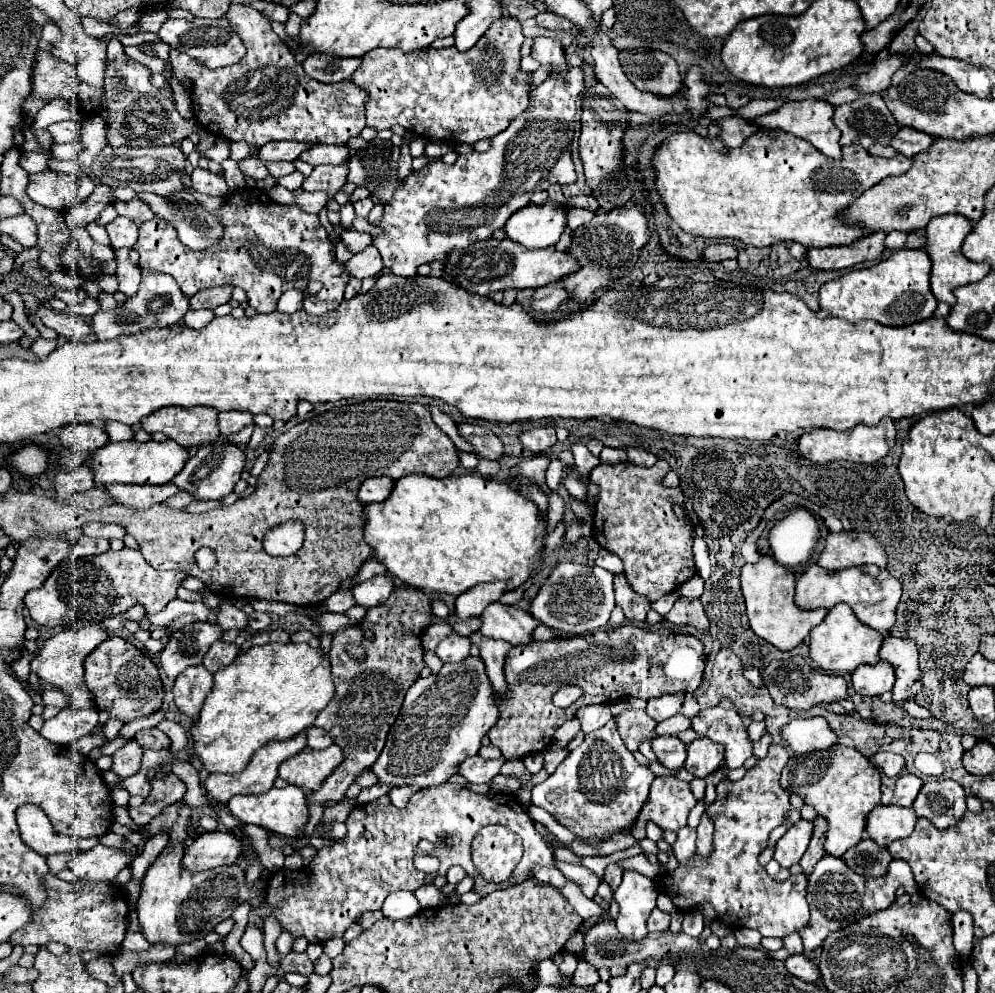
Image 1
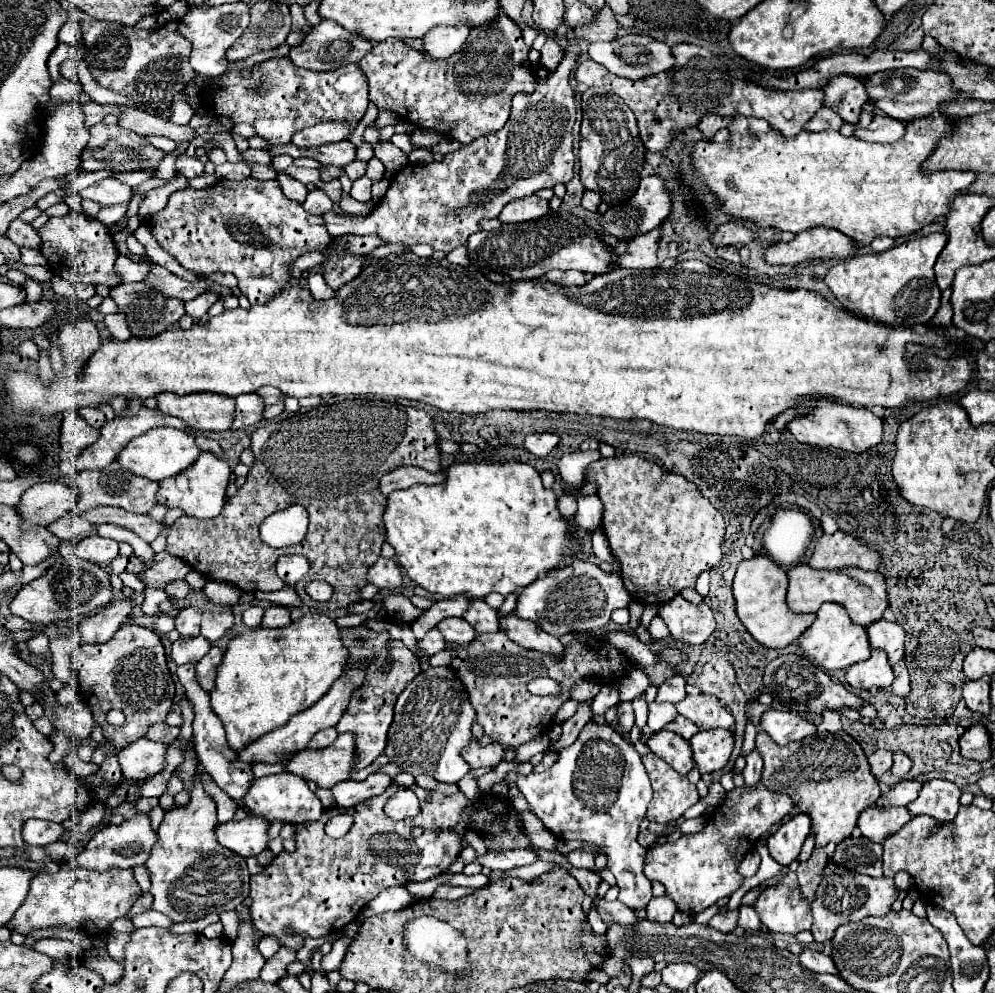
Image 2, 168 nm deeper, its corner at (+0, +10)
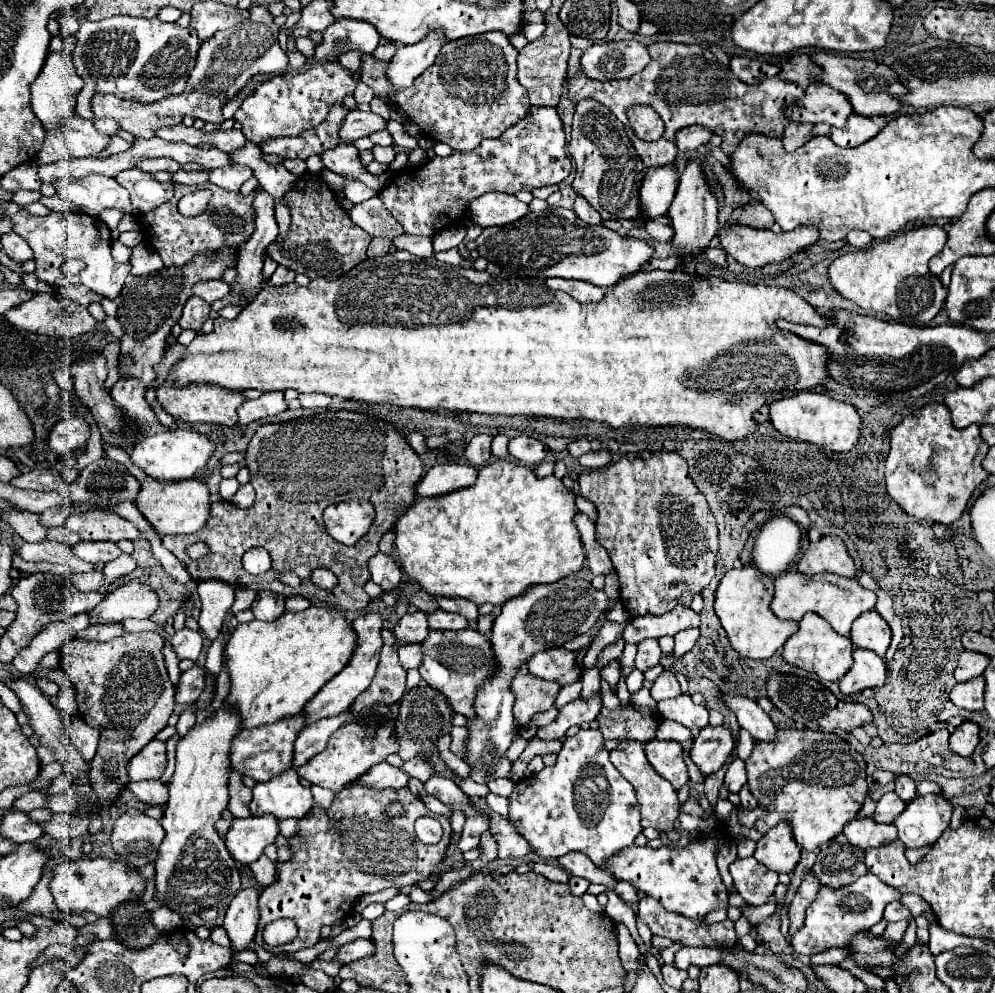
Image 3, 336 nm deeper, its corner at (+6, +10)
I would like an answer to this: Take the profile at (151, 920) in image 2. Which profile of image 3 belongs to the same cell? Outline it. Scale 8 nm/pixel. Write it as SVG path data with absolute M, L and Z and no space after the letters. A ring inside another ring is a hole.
M163 906L151 914L151 924L161 932L175 932L177 928L181 928L183 918L177 916L175 912L169 912L169 908Z

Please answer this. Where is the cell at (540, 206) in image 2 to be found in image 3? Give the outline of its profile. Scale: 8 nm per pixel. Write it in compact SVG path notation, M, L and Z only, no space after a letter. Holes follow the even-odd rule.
M485 194L473 200L469 206L469 218L477 222L479 226L505 226L529 212L529 204L521 202L515 196L505 196L505 194Z

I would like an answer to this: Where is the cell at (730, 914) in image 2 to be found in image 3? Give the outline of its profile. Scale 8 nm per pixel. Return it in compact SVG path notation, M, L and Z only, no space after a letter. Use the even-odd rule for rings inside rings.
M643 898L639 902L637 916L651 928L657 936L667 936L673 942L679 940L685 946L711 946L713 944L735 944L737 936L733 930L733 922L727 918L723 922L705 926L699 920L689 920L685 916L677 916L657 904L653 898Z

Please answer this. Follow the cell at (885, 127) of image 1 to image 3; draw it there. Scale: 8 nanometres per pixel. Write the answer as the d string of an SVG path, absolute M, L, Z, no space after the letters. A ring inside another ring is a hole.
M791 122L789 128L785 128L785 134L783 134L783 144L787 150L795 150L799 148L801 144L805 144L809 138L811 138L811 132L813 132L813 124L797 124L797 122Z

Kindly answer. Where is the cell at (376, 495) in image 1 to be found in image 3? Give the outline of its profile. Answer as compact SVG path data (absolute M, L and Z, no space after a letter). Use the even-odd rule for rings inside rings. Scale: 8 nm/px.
M445 464L433 466L429 472L415 484L417 496L441 496L459 488L467 488L475 482L477 468L465 464Z

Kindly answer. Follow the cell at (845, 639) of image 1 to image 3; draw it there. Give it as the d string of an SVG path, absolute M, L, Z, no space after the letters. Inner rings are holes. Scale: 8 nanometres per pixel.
M809 612L799 622L799 630L785 642L783 658L789 664L815 672L823 680L839 680L847 672L847 668L853 664L853 642L849 636L837 634L823 616Z

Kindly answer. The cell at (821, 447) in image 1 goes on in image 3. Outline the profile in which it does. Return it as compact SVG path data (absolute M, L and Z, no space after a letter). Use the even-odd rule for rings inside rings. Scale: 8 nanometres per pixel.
M799 392L791 398L771 402L771 422L783 436L819 444L831 452L847 452L855 448L861 434L861 416L851 404L817 392Z

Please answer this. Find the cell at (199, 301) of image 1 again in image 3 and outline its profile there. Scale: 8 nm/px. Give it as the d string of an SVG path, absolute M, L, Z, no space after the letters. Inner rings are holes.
M191 296L183 308L183 314L179 318L179 326L199 332L203 322L209 318L209 312L211 312L211 306L205 300Z

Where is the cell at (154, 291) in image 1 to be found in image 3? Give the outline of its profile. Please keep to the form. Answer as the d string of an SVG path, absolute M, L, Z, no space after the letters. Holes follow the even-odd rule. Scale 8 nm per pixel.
M203 280L203 282L199 282L199 284L195 284L191 288L191 294L203 298L209 304L213 304L215 300L229 294L229 286L225 282L221 282L221 280Z

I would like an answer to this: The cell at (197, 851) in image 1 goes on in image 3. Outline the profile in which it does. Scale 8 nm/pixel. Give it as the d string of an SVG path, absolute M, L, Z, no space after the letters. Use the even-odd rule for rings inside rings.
M249 816L233 820L231 830L225 834L227 850L243 864L255 862L263 854L265 846L275 842L275 836L279 834L277 822L279 820L273 820L273 816Z

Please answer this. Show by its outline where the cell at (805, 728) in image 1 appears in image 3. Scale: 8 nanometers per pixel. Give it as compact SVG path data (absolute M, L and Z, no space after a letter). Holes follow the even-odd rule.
M723 696L723 700L737 714L739 726L745 728L755 740L765 740L765 742L777 740L777 726L755 700L743 696Z

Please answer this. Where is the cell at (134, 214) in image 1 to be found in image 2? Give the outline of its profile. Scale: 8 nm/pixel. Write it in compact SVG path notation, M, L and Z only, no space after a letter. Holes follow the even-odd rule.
M107 178L107 180L101 180L85 190L79 192L81 198L89 198L93 202L97 202L99 206L113 206L113 204L125 204L131 200L131 188L121 184L119 180L115 178Z

